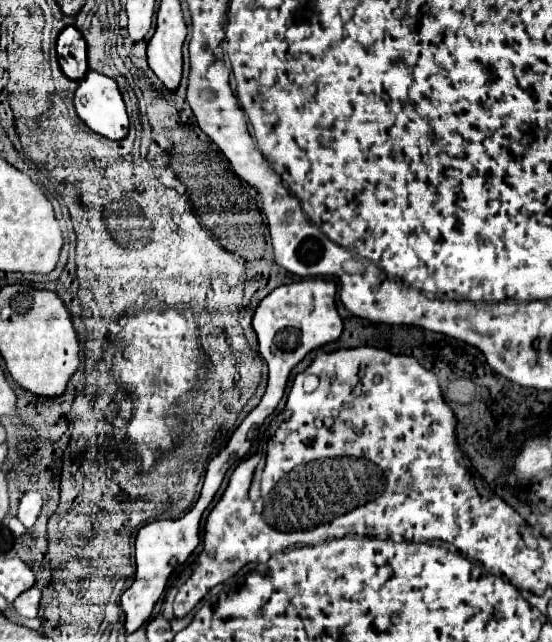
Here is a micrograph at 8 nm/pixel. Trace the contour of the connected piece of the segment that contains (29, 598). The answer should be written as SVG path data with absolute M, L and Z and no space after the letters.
M37 586L29 588L27 592L23 592L15 602L15 610L25 616L25 618L35 618L39 612L39 602L41 602L41 590Z

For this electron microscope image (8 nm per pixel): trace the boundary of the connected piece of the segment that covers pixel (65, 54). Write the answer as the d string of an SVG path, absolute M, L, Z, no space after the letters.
M75 26L63 29L56 41L58 62L63 73L71 80L81 80L88 71L87 44Z

